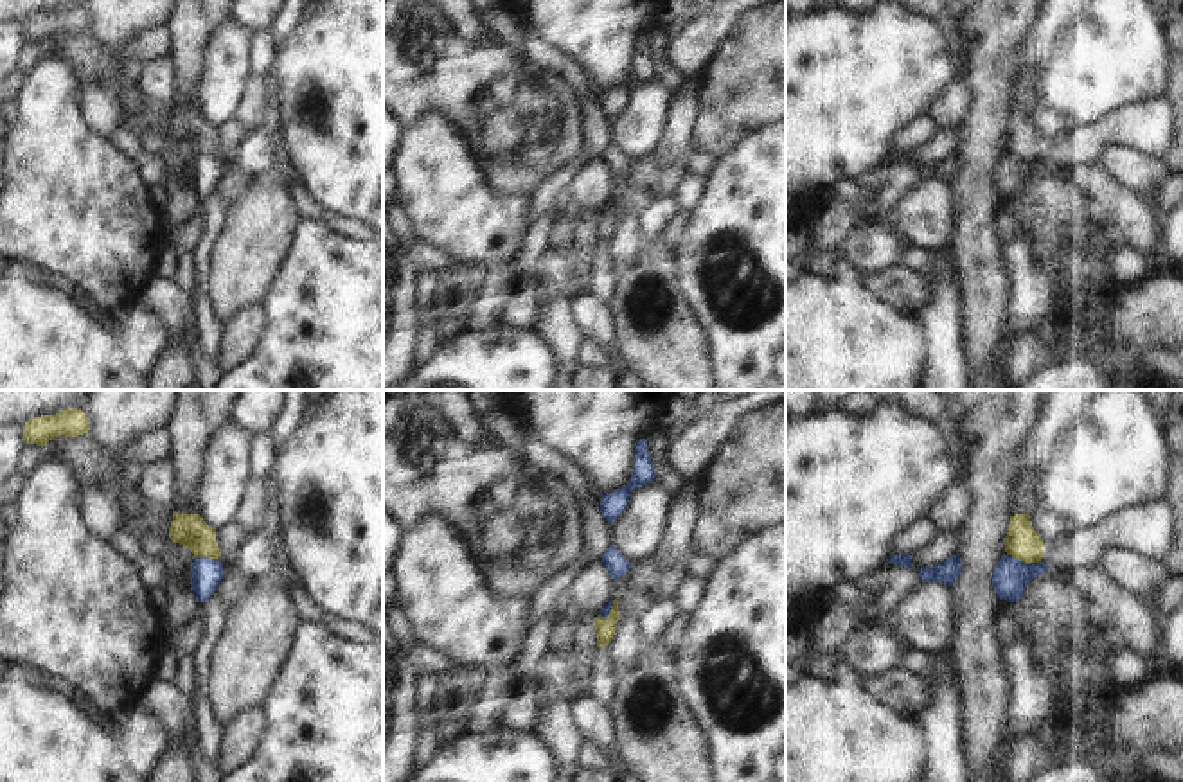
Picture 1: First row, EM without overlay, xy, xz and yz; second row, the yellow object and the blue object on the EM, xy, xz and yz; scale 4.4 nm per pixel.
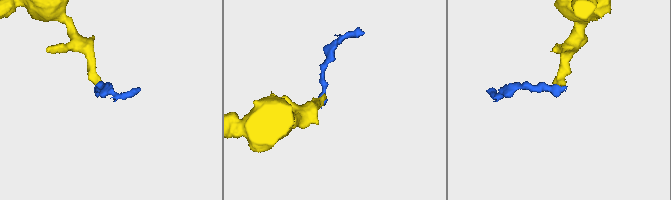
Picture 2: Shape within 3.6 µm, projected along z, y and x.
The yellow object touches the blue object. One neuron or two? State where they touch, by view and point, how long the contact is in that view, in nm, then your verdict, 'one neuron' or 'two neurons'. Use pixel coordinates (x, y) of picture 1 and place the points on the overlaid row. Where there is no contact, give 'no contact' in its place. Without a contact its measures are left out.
yz (1023, 561) | 160 nm | two neurons

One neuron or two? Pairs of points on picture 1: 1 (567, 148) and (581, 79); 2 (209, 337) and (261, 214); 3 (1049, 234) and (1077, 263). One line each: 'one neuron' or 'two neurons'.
1: two neurons
2: two neurons
3: two neurons

